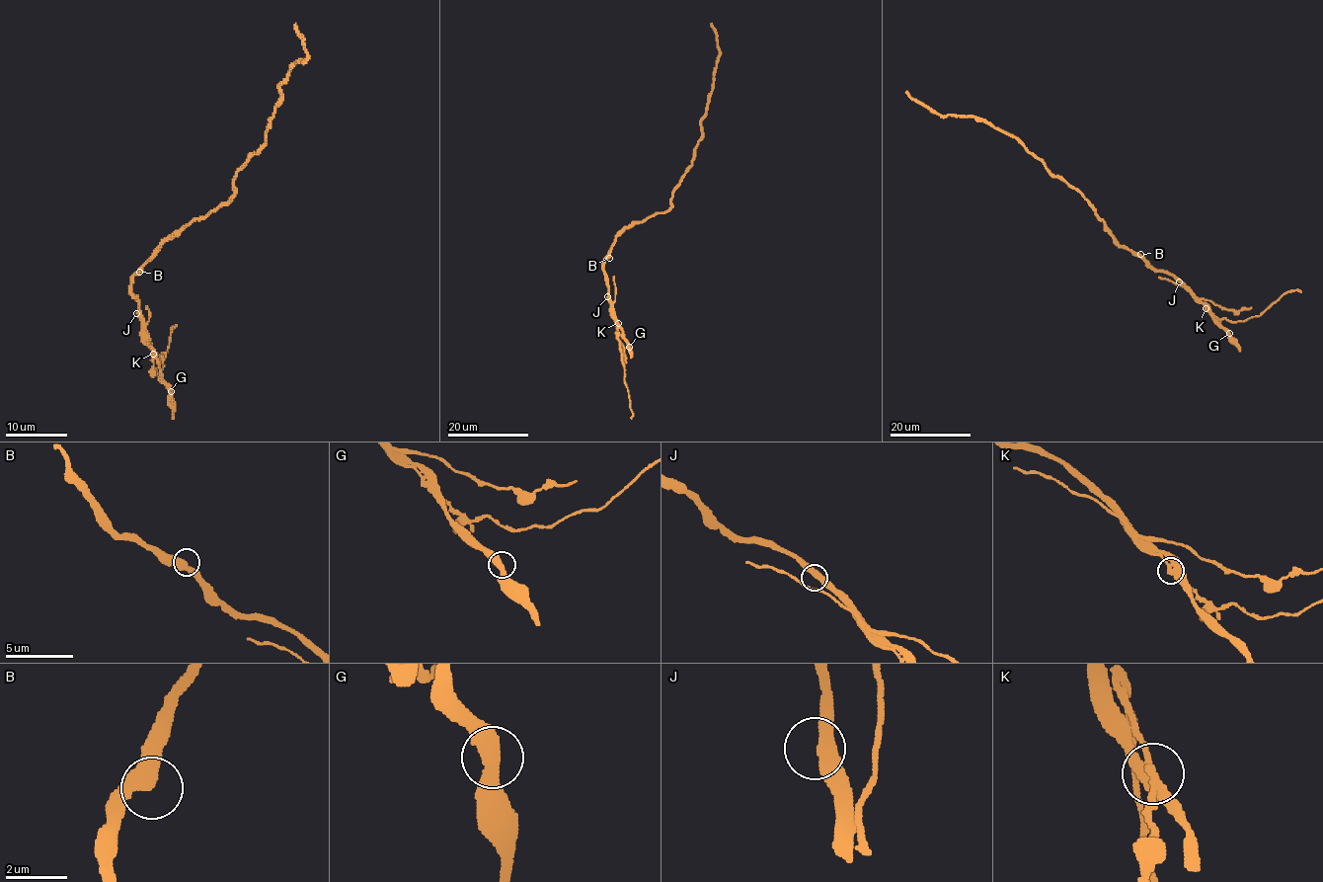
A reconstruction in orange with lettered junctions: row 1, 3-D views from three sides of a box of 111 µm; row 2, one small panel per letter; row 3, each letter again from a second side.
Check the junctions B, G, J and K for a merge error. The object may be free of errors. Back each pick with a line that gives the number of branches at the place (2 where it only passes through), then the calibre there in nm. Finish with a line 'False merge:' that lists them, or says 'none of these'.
K: branches 2; calibre 440 nm
False merge: K

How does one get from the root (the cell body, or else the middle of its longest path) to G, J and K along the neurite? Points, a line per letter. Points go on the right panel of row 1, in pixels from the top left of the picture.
G: (1102, 219), (1120, 246), (1138, 253), (1154, 269), (1172, 274), (1229, 333)
J: (1102, 219), (1120, 246), (1138, 253), (1151, 267), (1170, 273), (1179, 281)
K: (1102, 219), (1120, 246), (1138, 253), (1154, 269), (1172, 274), (1206, 308)

